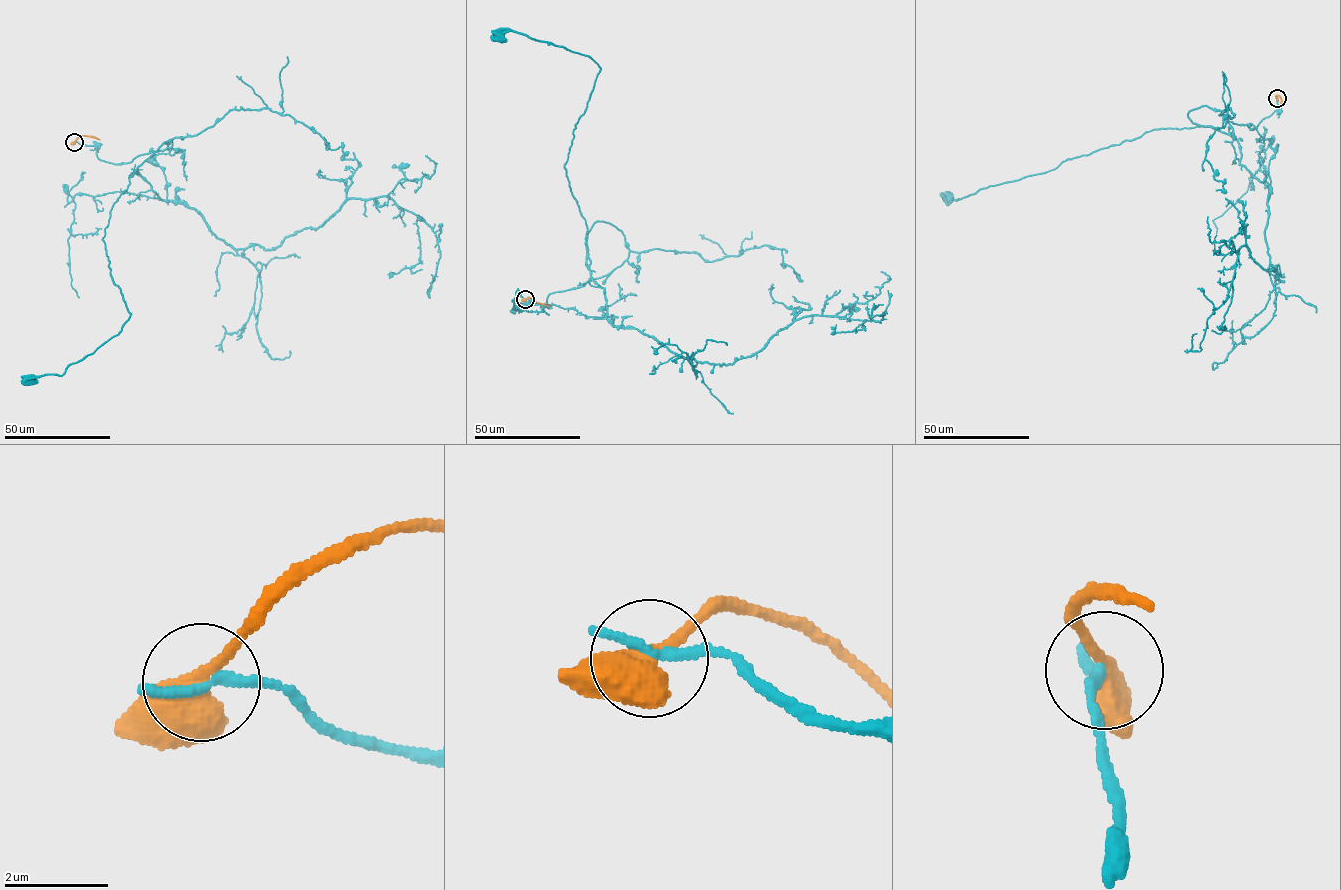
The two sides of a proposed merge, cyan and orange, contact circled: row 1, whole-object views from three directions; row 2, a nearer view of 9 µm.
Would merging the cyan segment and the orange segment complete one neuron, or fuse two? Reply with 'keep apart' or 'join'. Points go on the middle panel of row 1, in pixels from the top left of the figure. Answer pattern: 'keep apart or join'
keep apart

